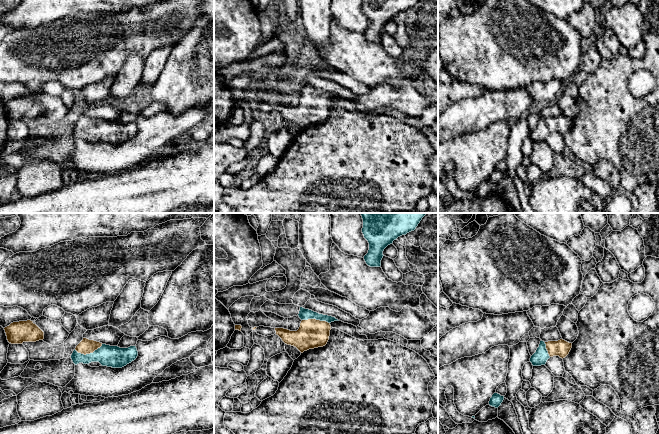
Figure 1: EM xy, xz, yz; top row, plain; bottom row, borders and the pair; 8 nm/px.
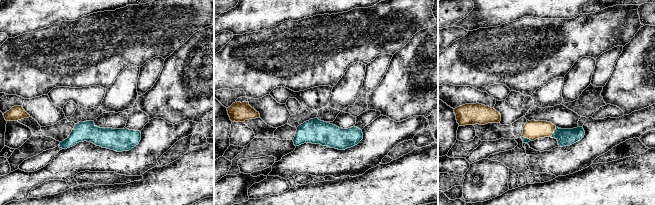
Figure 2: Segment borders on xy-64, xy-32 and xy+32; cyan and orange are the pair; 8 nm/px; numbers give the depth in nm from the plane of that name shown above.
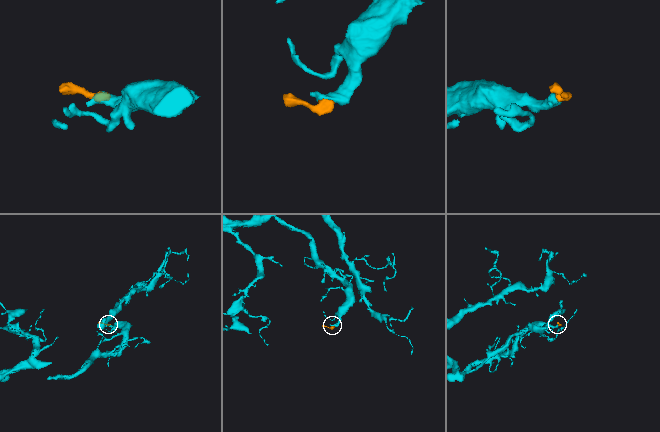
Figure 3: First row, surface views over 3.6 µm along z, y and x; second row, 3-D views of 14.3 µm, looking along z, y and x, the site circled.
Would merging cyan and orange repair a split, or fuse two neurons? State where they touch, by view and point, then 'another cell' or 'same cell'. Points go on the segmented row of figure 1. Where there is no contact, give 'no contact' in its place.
contact xy (88, 354); same cell

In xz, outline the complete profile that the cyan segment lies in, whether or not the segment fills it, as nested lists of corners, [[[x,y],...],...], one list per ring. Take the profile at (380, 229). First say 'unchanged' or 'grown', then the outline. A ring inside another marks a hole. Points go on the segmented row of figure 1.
unchanged; [[[360,213],[363,219],[362,233],[369,243],[368,253],[364,256],[370,267],[380,267],[384,249],[398,237],[414,231],[427,213]]]

